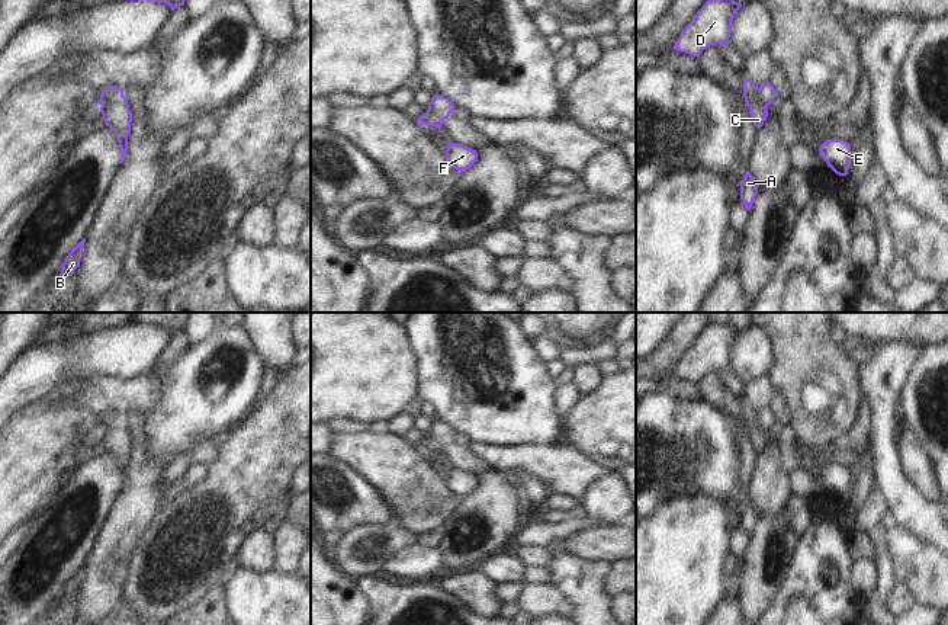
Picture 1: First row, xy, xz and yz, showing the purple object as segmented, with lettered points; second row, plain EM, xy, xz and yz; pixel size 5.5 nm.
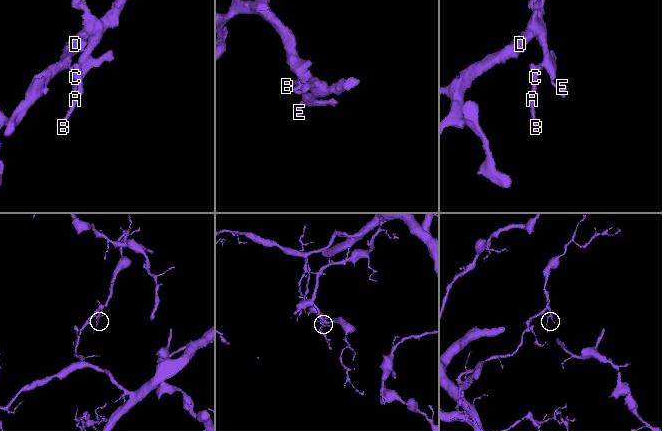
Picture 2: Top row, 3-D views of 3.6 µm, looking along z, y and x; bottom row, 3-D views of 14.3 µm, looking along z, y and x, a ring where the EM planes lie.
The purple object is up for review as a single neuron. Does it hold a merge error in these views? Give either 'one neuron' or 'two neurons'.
two neurons

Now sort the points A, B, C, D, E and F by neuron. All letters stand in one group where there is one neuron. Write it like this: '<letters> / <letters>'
A B C / D E F

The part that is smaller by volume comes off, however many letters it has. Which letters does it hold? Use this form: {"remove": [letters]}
{"remove": ["A", "B", "C"]}

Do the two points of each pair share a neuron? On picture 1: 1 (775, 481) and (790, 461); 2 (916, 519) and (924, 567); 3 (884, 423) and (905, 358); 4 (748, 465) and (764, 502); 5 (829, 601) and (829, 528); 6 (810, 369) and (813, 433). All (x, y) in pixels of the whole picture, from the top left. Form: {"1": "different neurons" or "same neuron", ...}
{"1": "different neurons", "2": "different neurons", "3": "same neuron", "4": "different neurons", "5": "same neuron", "6": "same neuron"}

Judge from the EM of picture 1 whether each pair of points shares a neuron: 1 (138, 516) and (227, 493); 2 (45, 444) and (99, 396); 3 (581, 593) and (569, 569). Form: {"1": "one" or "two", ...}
{"1": "two", "2": "two", "3": "one"}

